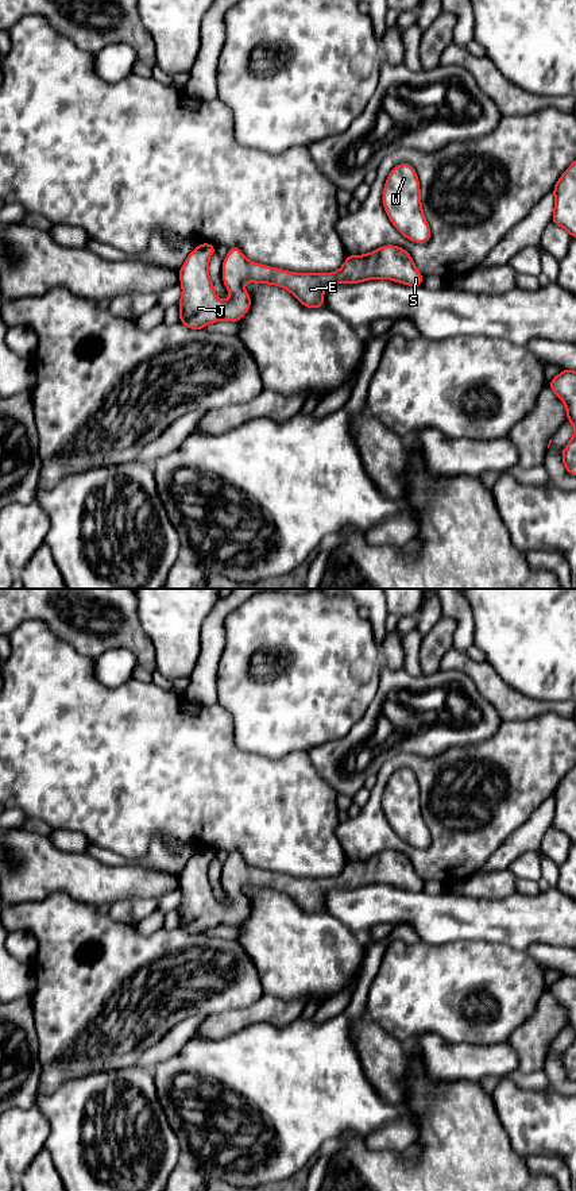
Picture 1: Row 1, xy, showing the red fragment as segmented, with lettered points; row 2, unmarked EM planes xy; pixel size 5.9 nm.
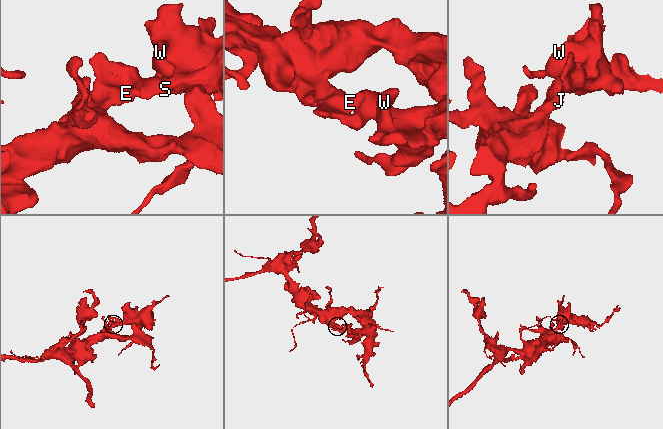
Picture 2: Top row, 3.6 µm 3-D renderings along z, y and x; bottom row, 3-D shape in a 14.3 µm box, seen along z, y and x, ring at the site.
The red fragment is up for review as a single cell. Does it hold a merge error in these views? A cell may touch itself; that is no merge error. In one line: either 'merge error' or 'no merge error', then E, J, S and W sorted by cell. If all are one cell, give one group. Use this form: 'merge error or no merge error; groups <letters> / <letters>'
no merge error; groups E J S W

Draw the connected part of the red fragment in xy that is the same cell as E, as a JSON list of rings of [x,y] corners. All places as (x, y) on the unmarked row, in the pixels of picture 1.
[[[212,848],[198,849],[185,864],[178,876],[182,889],[182,901],[179,907],[179,928],[190,934],[204,934],[206,929],[219,925],[228,925],[237,928],[250,916],[252,906],[250,898],[243,894],[247,886],[256,889],[270,889],[287,894],[305,913],[324,913],[324,894],[332,889],[359,889],[367,884],[384,883],[403,890],[422,891],[424,880],[418,876],[410,859],[398,851],[386,849],[368,857],[366,860],[349,860],[340,875],[335,878],[293,878],[271,871],[264,871],[248,866],[240,852],[231,852],[225,864],[223,866],[223,887],[227,891],[231,902],[223,906],[216,902],[212,884],[208,878],[208,868],[210,862],[216,857],[216,851]]]

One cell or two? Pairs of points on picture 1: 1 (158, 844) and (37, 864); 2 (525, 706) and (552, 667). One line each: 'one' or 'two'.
1: two
2: two

